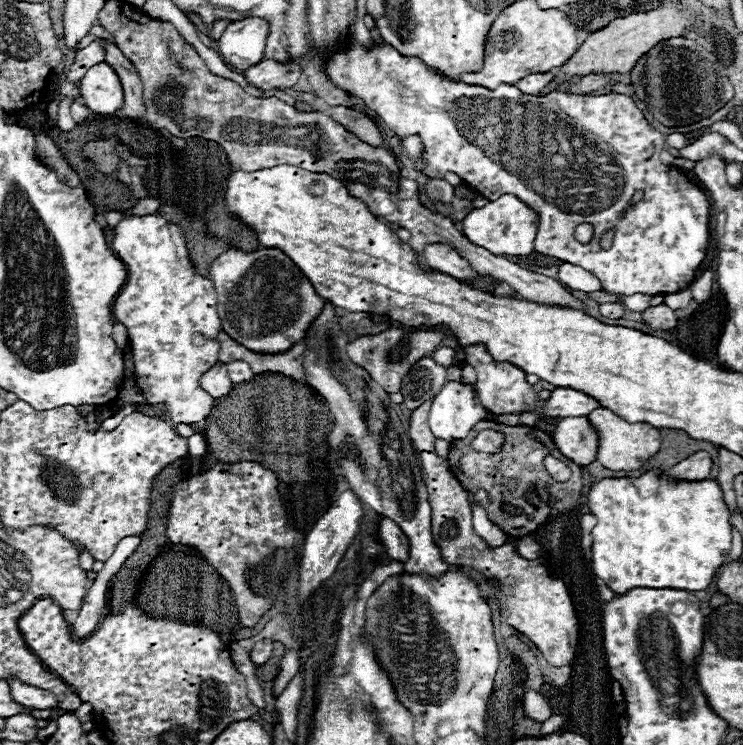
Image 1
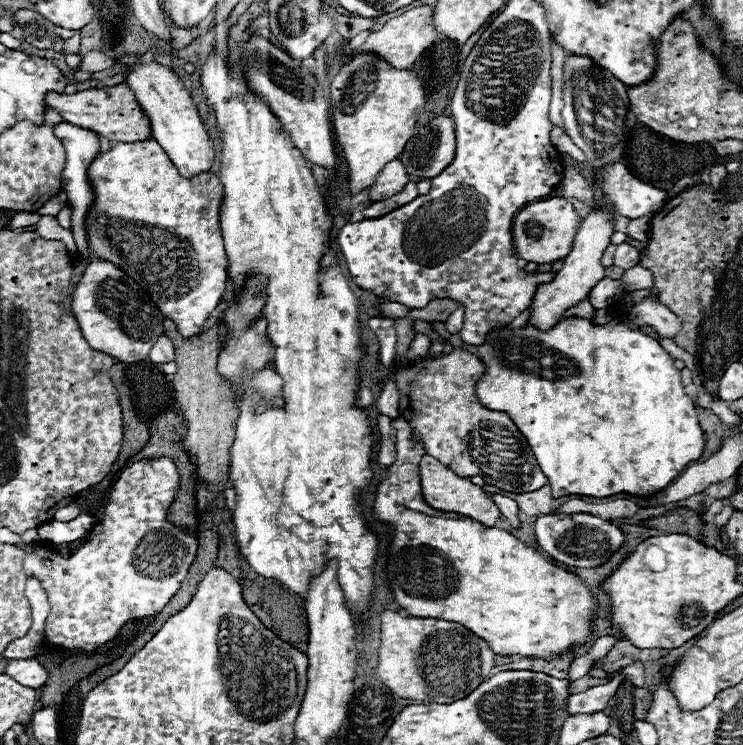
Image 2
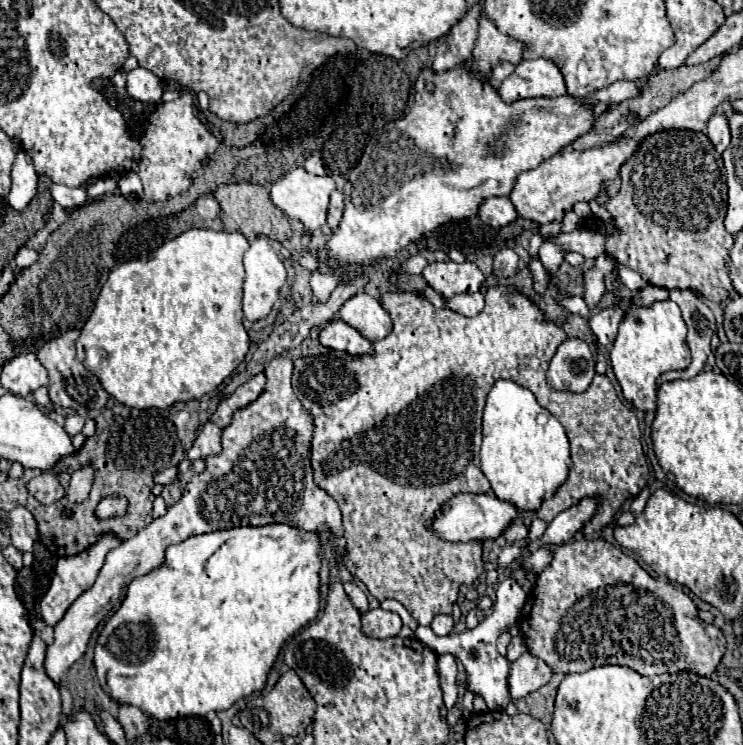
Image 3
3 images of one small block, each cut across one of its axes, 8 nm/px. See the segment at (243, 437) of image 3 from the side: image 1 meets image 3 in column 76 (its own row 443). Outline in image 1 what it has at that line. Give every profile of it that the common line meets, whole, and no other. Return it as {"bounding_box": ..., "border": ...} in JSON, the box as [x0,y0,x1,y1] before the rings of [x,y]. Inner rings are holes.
{"bounding_box":[588,408,660,470],"border":[[[598,408],[592,410],[588,416],[588,422],[594,426],[598,432],[598,454],[596,460],[608,468],[608,470],[638,470],[642,468],[660,448],[660,432],[658,428],[646,424],[646,422],[636,422],[630,424],[610,412],[608,408]]]}

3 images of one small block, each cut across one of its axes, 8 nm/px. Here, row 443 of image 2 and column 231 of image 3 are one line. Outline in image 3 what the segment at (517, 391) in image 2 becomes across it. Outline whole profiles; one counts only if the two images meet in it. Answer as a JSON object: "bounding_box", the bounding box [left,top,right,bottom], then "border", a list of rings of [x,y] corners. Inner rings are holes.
{"bounding_box":[94,524,322,720],"border":[[[264,524],[264,526],[238,526],[228,530],[216,530],[208,534],[190,536],[180,544],[174,544],[166,550],[166,564],[150,572],[148,576],[136,578],[126,592],[122,606],[106,622],[104,630],[98,636],[94,650],[96,676],[104,692],[120,704],[138,706],[144,714],[158,720],[172,720],[182,716],[204,716],[210,710],[228,710],[236,700],[264,690],[268,672],[272,670],[280,648],[288,638],[302,630],[308,622],[318,616],[320,610],[320,566],[322,566],[322,540],[318,532],[306,532],[290,524]]]}

